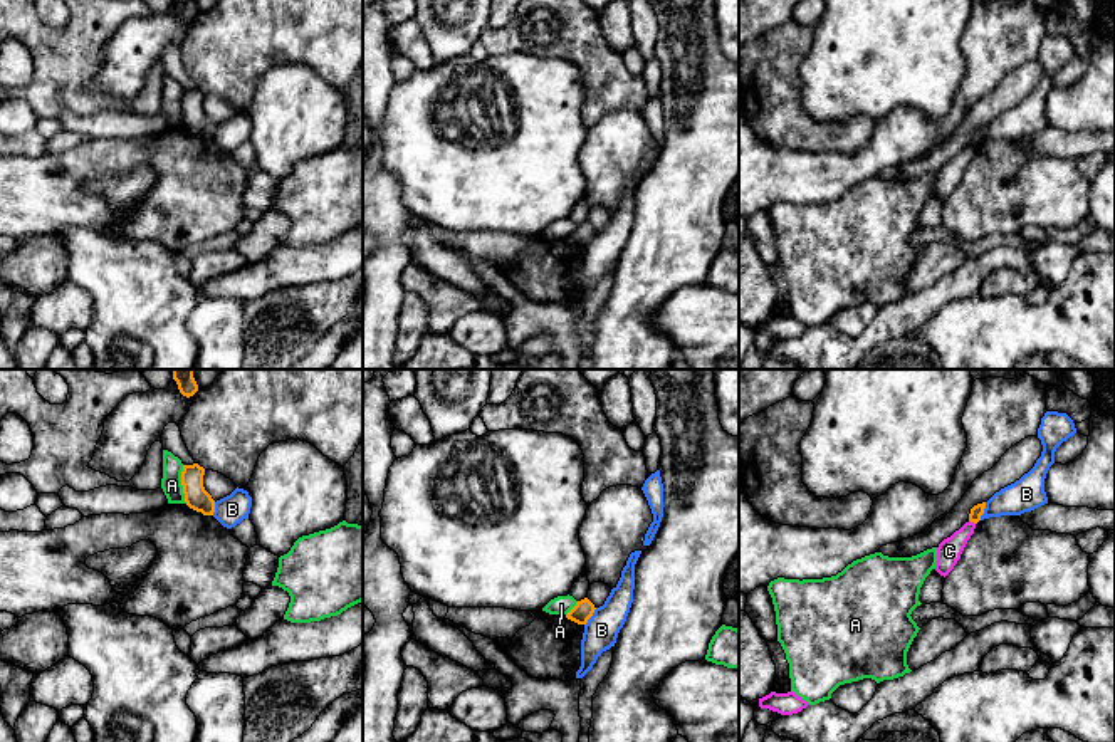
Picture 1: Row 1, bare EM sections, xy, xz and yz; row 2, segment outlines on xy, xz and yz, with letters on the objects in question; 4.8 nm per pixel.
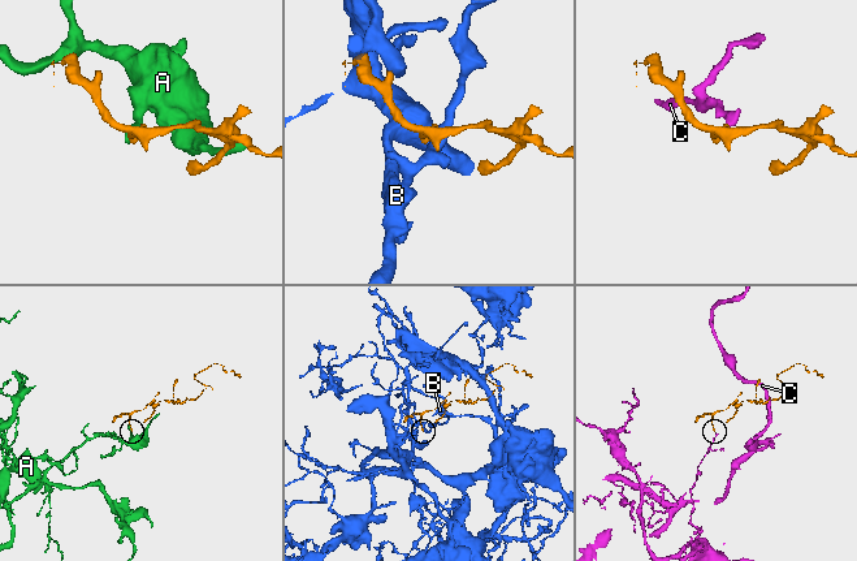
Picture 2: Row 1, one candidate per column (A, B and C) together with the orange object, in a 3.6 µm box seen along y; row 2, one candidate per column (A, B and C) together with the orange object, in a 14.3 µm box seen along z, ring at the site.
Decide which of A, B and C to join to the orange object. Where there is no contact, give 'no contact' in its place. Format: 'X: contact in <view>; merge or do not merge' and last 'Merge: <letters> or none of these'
A: contact in xy; do not merge
B: contact in yz; do not merge
C: contact in yz; do not merge
Merge: none of these

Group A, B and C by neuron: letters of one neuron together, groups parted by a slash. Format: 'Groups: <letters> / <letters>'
Groups: A / B / C

